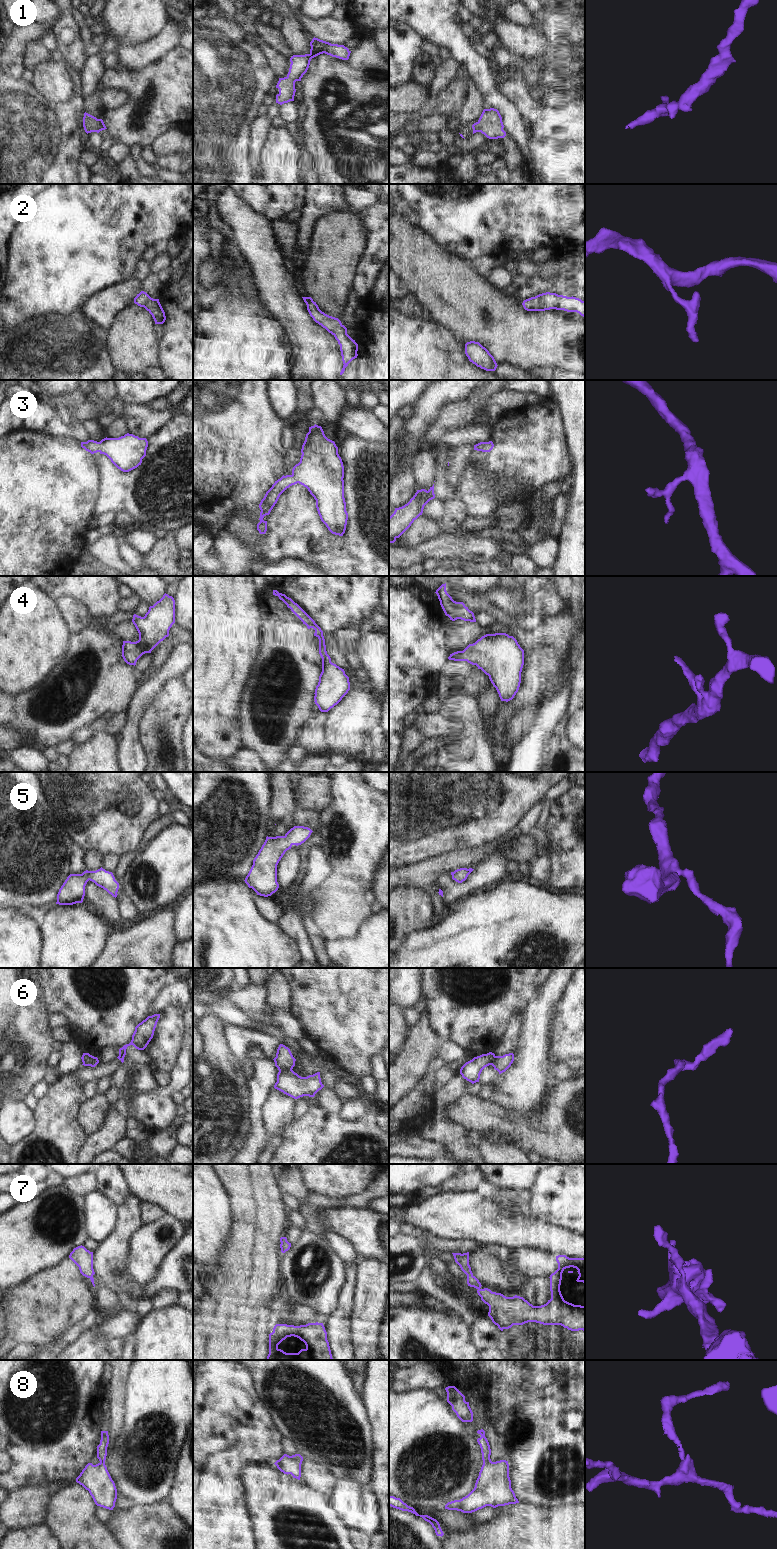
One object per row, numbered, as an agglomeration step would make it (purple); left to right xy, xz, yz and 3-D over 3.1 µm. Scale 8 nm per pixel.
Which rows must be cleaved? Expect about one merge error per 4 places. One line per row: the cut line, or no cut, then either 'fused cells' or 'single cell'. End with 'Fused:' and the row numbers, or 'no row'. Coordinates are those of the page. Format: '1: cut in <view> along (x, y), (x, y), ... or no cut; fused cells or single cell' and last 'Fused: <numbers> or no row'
1: no cut; single cell
2: no cut; single cell
3: no cut; single cell
4: no cut; single cell
5: no cut; single cell
6: cut in xz along (291, 1069), (279, 1071); fused cells
7: no cut; single cell
8: no cut; single cell
Fused: 6

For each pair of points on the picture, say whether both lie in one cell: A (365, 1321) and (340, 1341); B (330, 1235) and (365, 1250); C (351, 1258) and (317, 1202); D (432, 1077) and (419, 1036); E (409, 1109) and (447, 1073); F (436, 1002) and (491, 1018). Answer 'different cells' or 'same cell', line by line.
A: different cells
B: different cells
C: different cells
D: different cells
E: same cell
F: same cell

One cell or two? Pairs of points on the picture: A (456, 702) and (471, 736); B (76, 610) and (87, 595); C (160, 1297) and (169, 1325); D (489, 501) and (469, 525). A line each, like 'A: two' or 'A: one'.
A: one
B: two
C: two
D: two

